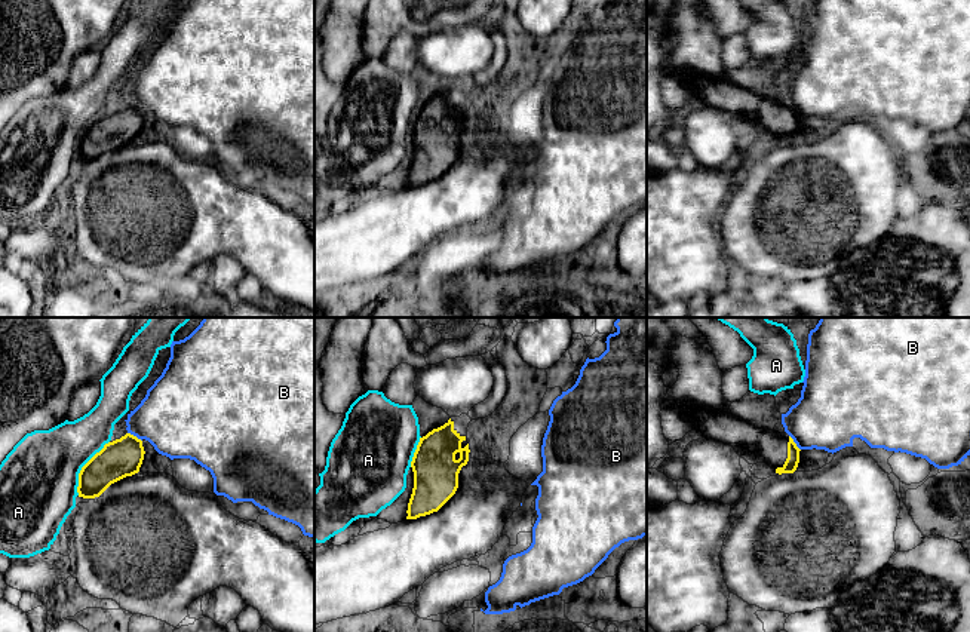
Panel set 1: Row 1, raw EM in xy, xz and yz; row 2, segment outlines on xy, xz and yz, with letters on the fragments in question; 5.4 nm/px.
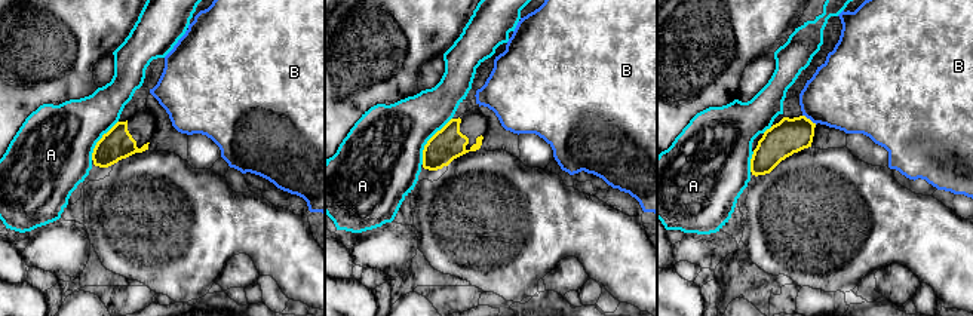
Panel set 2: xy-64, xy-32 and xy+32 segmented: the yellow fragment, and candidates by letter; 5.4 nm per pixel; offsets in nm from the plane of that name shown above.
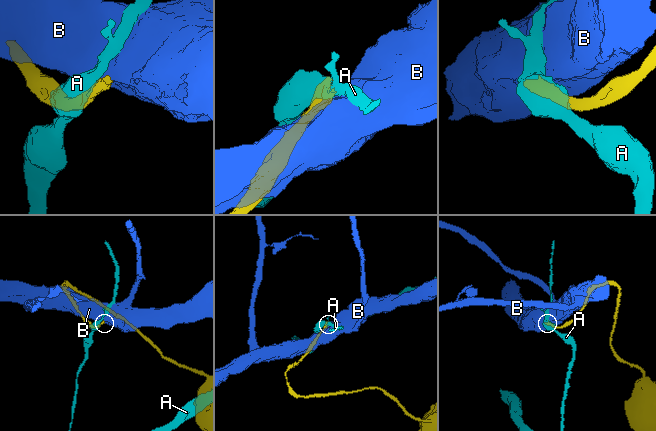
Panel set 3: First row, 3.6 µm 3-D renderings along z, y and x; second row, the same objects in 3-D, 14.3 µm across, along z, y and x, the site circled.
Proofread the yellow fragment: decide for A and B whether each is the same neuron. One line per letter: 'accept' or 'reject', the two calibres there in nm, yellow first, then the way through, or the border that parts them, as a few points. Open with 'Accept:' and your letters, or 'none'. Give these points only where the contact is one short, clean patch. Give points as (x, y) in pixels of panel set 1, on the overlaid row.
Accept: none
A: reject; 200 nm thick on the yellow side, 420 nm on the other; border along xy (109, 441), (82, 468), (77, 494)
B: reject; 200 nm thick on the yellow side, 400 nm on the other; border along xy (128, 432), (141, 441)

